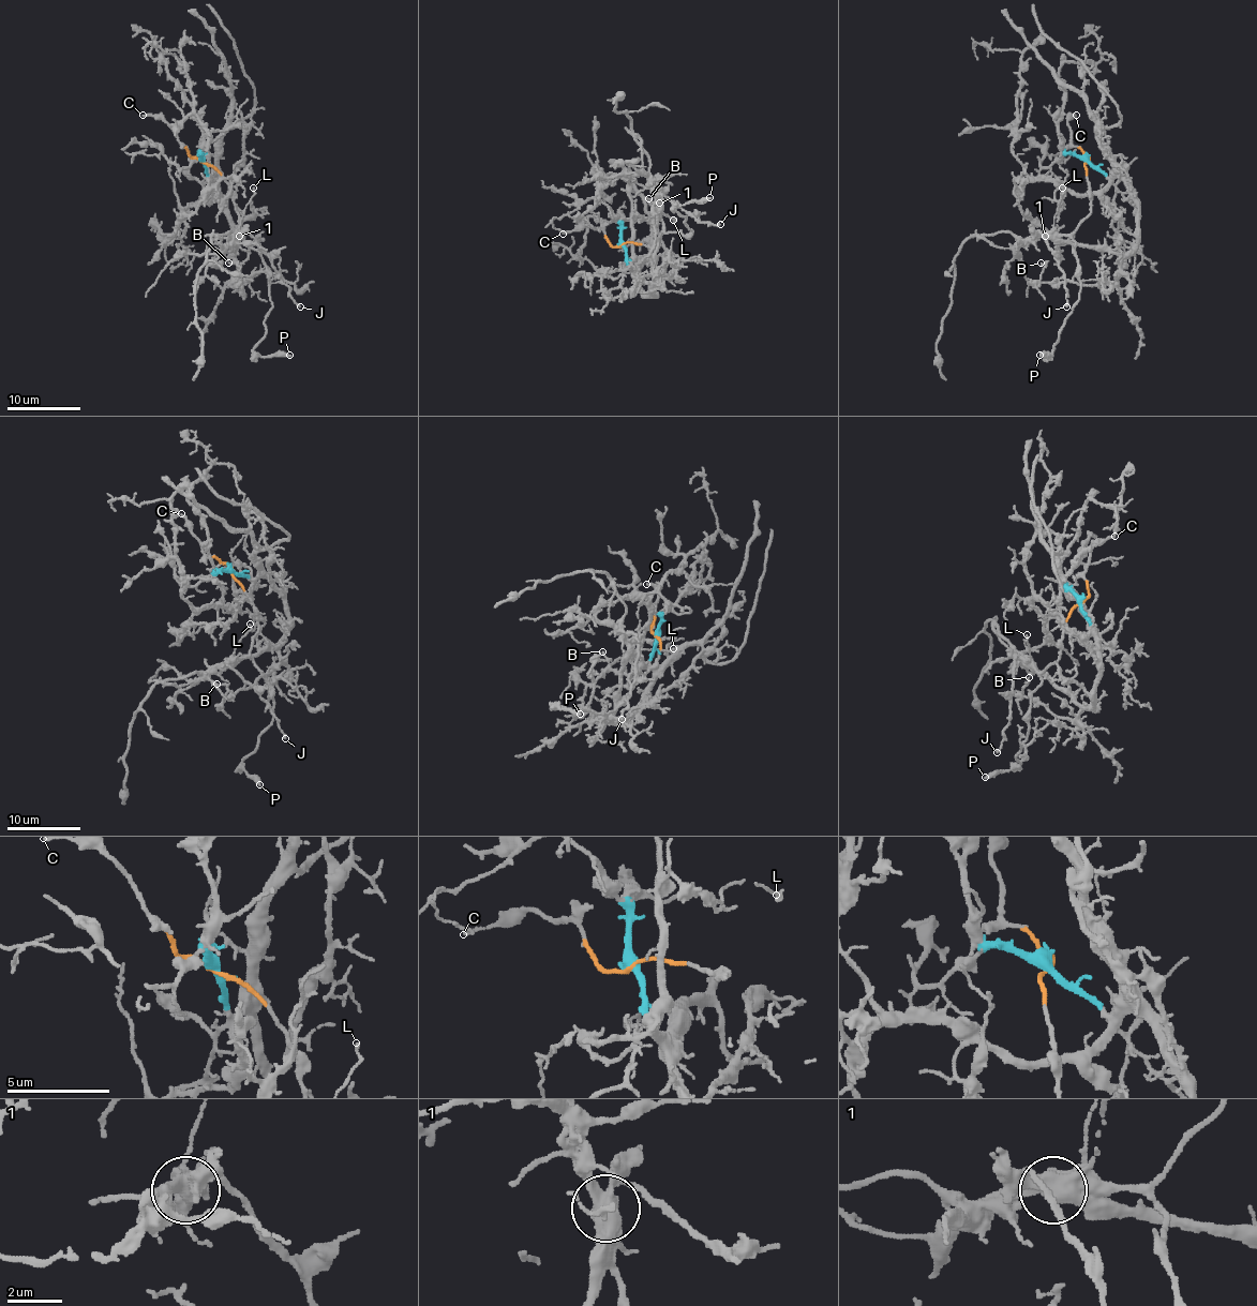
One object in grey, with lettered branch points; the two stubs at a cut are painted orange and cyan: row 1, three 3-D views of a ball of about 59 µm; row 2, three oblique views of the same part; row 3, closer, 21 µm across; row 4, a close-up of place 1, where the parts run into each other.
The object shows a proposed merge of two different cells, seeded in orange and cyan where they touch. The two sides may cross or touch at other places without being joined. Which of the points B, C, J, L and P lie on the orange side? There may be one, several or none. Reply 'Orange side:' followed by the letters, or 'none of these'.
Orange side: C, L, P

